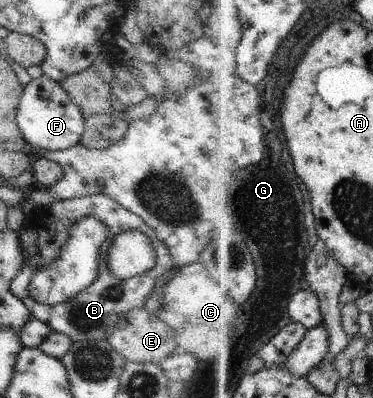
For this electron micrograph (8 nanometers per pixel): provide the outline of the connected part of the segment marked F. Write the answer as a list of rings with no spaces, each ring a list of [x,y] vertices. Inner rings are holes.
[[[42,75],[24,86],[18,105],[16,122],[24,140],[39,150],[67,150],[81,142],[85,118],[79,106],[68,96],[59,82]]]

